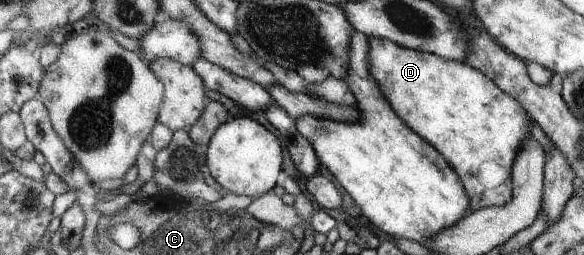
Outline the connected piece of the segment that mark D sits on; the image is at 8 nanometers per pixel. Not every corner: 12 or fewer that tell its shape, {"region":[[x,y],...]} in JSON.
{"region":[[370,37],[372,78],[456,170],[508,204],[527,111],[464,61]]}

